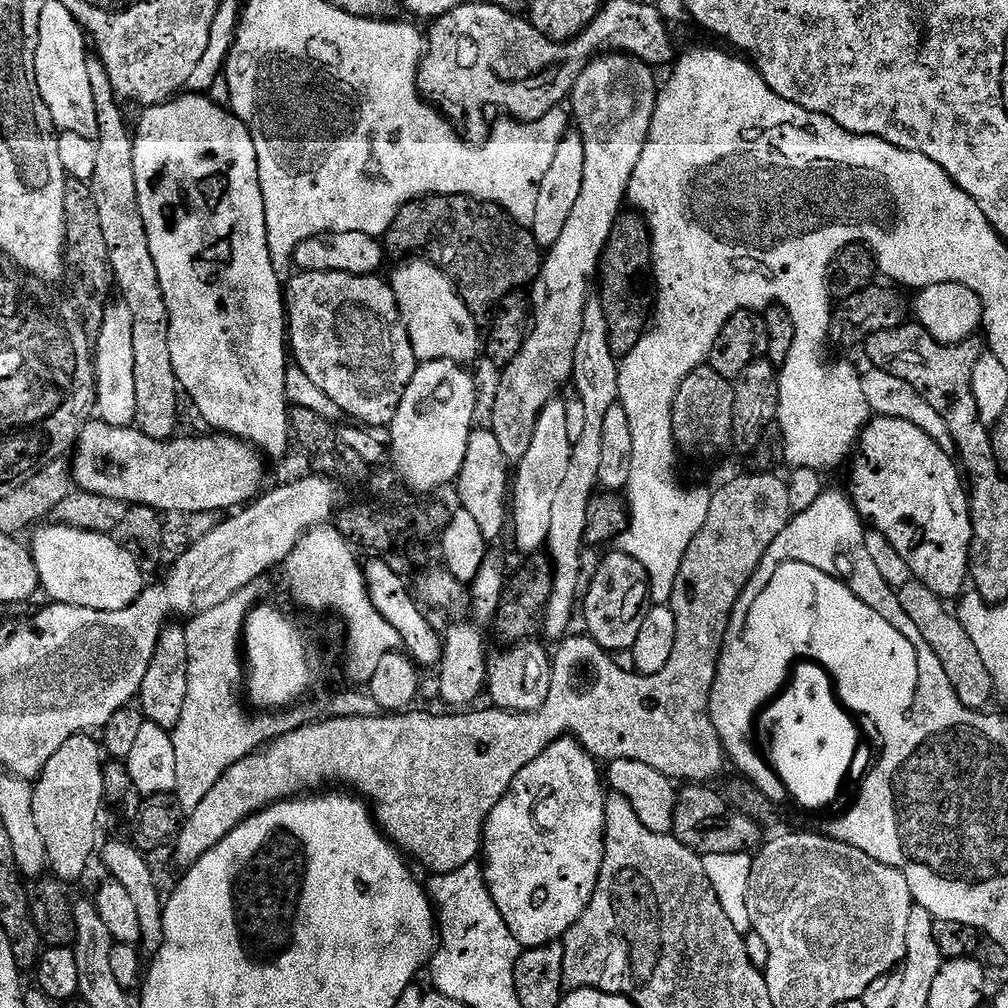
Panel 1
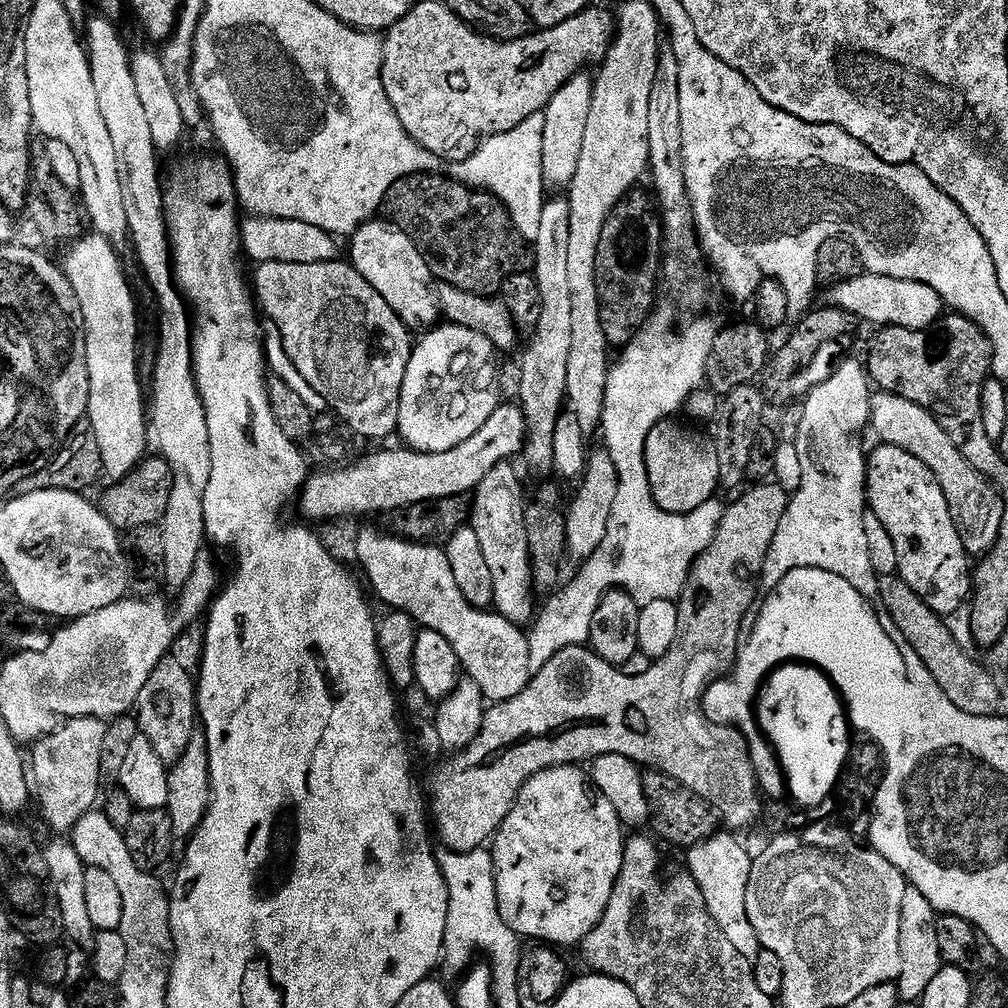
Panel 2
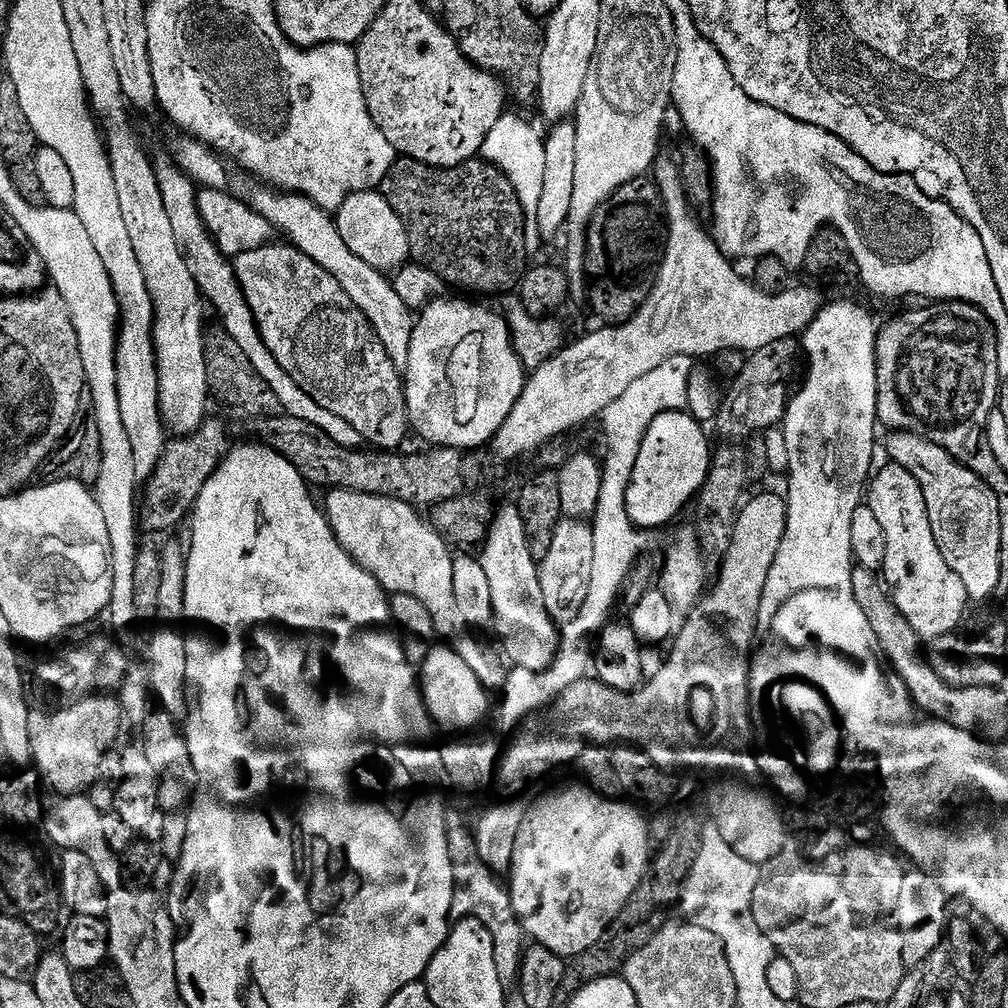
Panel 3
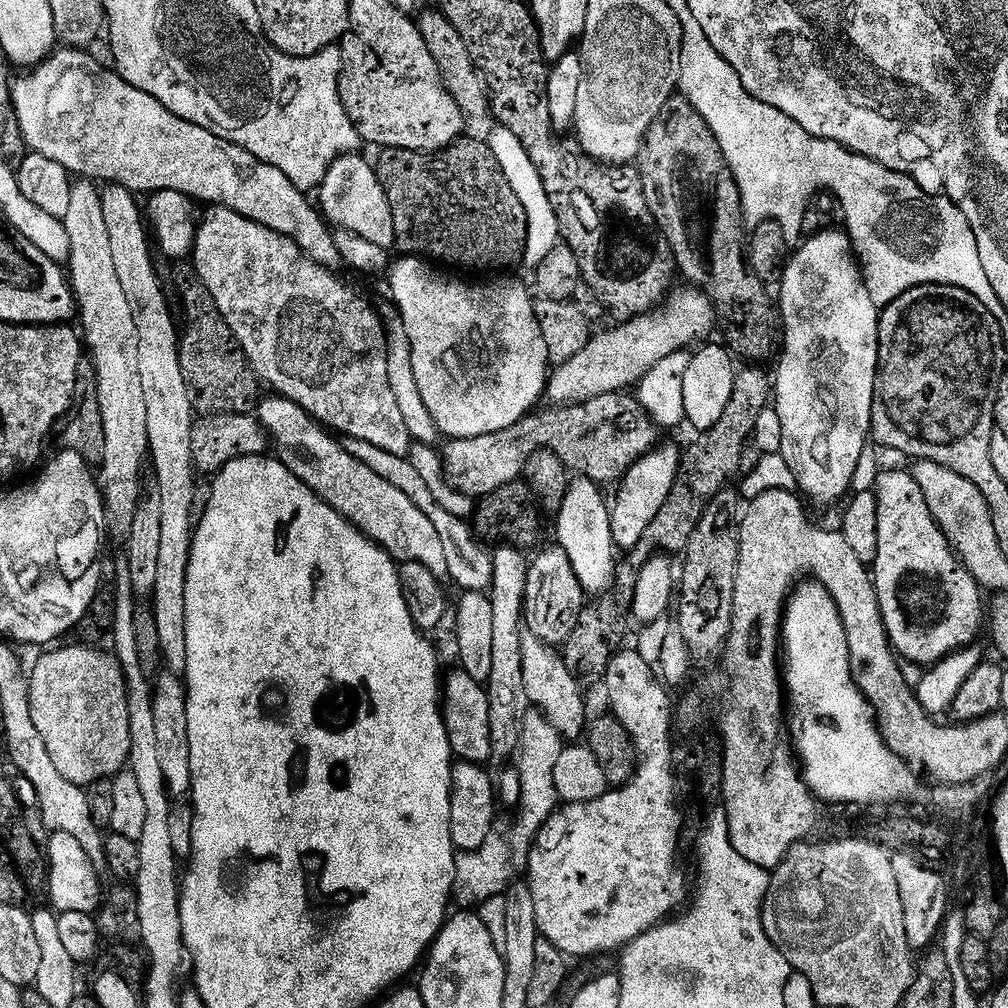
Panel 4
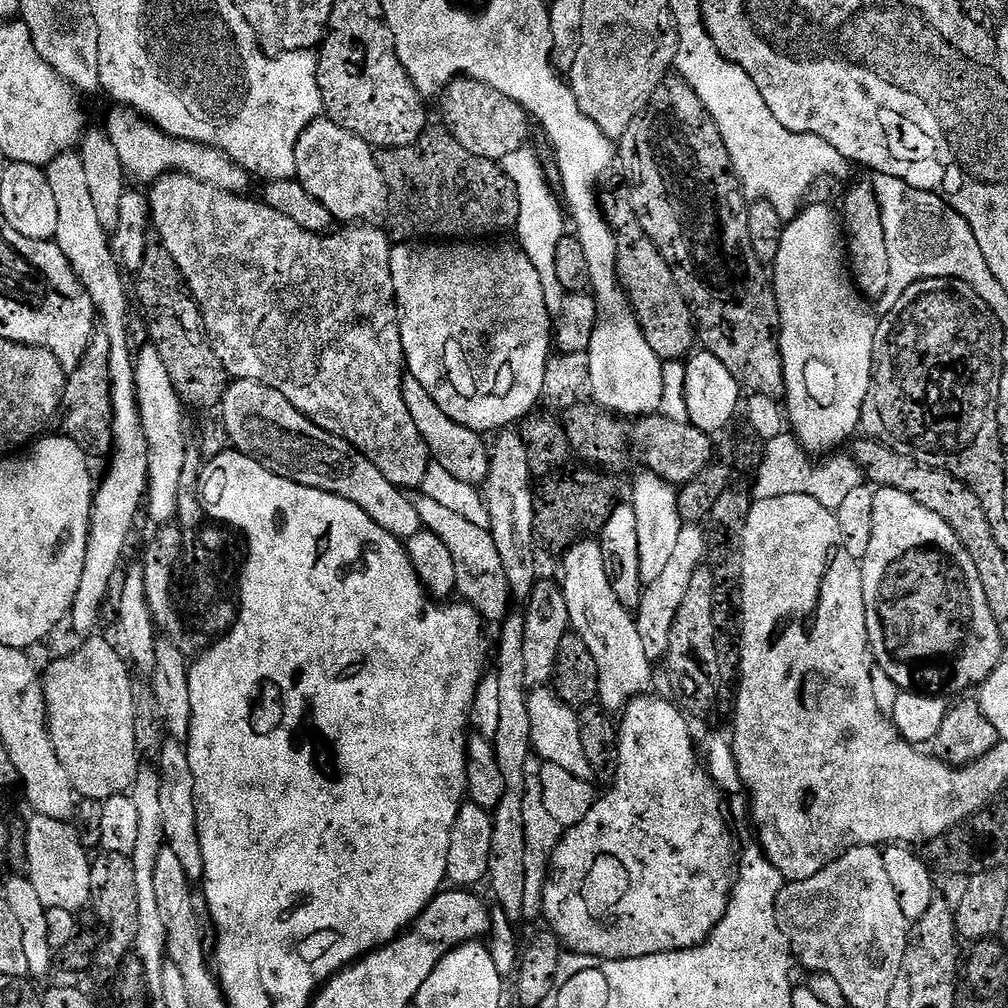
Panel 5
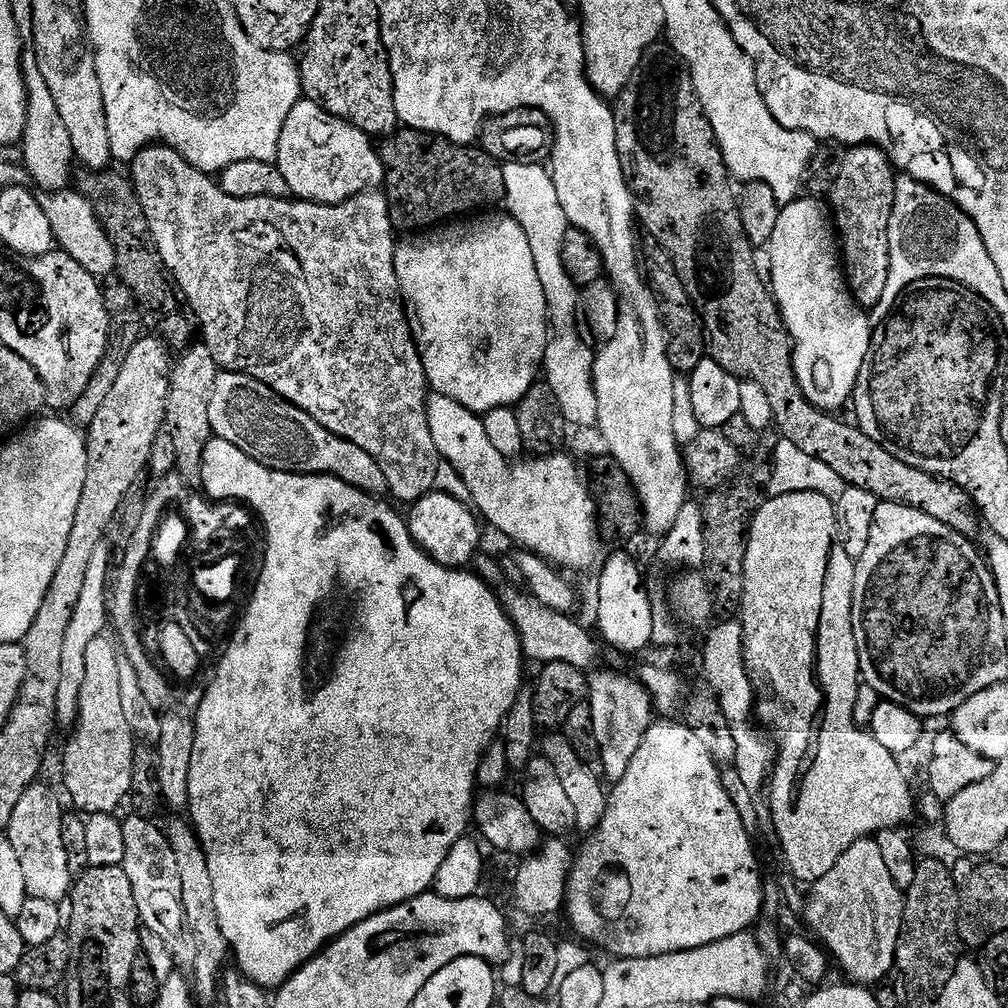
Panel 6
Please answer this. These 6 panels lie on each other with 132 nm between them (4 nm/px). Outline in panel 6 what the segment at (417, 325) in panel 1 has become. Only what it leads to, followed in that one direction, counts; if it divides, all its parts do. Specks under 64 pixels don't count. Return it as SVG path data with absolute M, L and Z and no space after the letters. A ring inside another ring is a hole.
M301 98L294 110L290 110L282 126L282 138L278 138L278 154L274 163L278 170L282 170L289 193L297 200L309 200L315 204L341 204L363 192L379 189L384 183L384 163L380 161L373 137L307 98Z

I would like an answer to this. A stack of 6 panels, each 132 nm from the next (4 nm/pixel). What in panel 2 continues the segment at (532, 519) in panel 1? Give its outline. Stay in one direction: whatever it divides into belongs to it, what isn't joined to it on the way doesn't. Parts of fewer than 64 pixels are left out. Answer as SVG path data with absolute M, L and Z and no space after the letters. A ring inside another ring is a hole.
M556 194L545 199L542 210L542 222L538 229L538 238L534 241L534 275L538 290L542 294L542 314L538 326L530 334L532 340L523 349L524 357L520 360L520 400L519 407L524 410L524 421L528 423L528 438L522 453L522 460L528 463L532 472L553 471L554 462L554 426L562 415L566 404L568 387L566 386L566 361L570 358L571 341L571 303L570 285L568 285L568 248L570 246L570 206L567 195Z

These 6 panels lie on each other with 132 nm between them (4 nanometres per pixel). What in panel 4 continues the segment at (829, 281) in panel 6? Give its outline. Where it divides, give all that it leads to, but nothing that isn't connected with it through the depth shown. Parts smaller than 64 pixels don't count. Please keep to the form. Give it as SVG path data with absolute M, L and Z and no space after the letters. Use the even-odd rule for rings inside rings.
M820 230L815 233L817 236L810 237L808 241L805 239L799 245L801 248L797 252L795 249L794 255L789 259L788 267L784 270L784 280L780 283L778 289L778 295L780 295L780 300L778 296L778 316L782 321L782 348L784 344L784 353L780 356L780 365L776 368L776 376L774 372L774 407L778 418L782 420L782 446L779 453L784 456L786 465L793 472L797 489L805 497L808 495L816 504L832 504L835 500L842 499L841 501L843 501L849 495L852 488L852 479L855 478L856 471L865 459L863 458L864 447L870 444L876 371L880 365L881 309L876 308L874 298L870 298L868 284L864 280L864 273L854 255L852 242L848 238L847 231L836 231Z

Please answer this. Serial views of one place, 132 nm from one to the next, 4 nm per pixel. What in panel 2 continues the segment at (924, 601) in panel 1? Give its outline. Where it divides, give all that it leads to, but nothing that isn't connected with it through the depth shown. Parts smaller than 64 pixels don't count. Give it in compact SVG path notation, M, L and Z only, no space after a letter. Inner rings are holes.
M899 574L879 577L879 582L879 603L894 618L894 626L902 630L906 642L914 646L918 658L926 662L926 670L934 674L934 682L942 686L946 698L950 698L950 702L954 702L954 706L958 706L958 710L966 714L997 715L1001 711L1000 688L996 685L995 678L991 676L993 673L983 663L980 665L974 657L968 656L972 654L962 646L958 646L958 642L954 642L954 634L950 634L947 623L937 612L930 610L926 602L922 602L922 598L914 594L914 590L910 590L910 586L906 586L906 582Z

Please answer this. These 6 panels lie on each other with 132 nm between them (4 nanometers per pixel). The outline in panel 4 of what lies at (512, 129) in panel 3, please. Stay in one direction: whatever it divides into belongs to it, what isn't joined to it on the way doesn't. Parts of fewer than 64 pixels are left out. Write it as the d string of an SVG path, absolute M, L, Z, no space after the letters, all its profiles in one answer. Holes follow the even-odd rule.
M497 127L492 134L492 137L487 137L486 143L492 147L494 158L498 158L498 166L502 166L502 174L506 174L506 182L510 182L514 194L518 194L518 202L522 202L522 206L526 210L528 248L524 252L524 264L534 270L546 258L546 254L550 254L550 250L554 250L554 246L561 243L558 218L554 214L554 206L550 206L546 186L542 186L542 178L538 174L534 162L530 162L530 154L526 154L526 150L522 150L522 142L518 142L518 138L514 138L514 134L510 134L510 130L502 127Z

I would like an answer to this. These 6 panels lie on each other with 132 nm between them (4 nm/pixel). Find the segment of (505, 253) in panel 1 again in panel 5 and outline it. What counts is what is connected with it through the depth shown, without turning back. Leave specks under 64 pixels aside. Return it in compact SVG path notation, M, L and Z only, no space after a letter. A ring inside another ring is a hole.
M429 126L414 142L410 142L410 146L402 146L401 148L389 148L379 153L380 169L382 170L382 178L386 178L386 186L388 187L388 218L386 221L386 232L393 241L396 242L468 242L473 238L496 238L499 232L511 233L515 229L518 218L520 217L520 199L518 198L518 190L514 186L507 174L504 173L503 167L497 161L487 160L486 158L478 158L478 154L470 154L470 150L466 150L466 146L462 146L462 142L458 142L450 135L447 128L443 126Z

